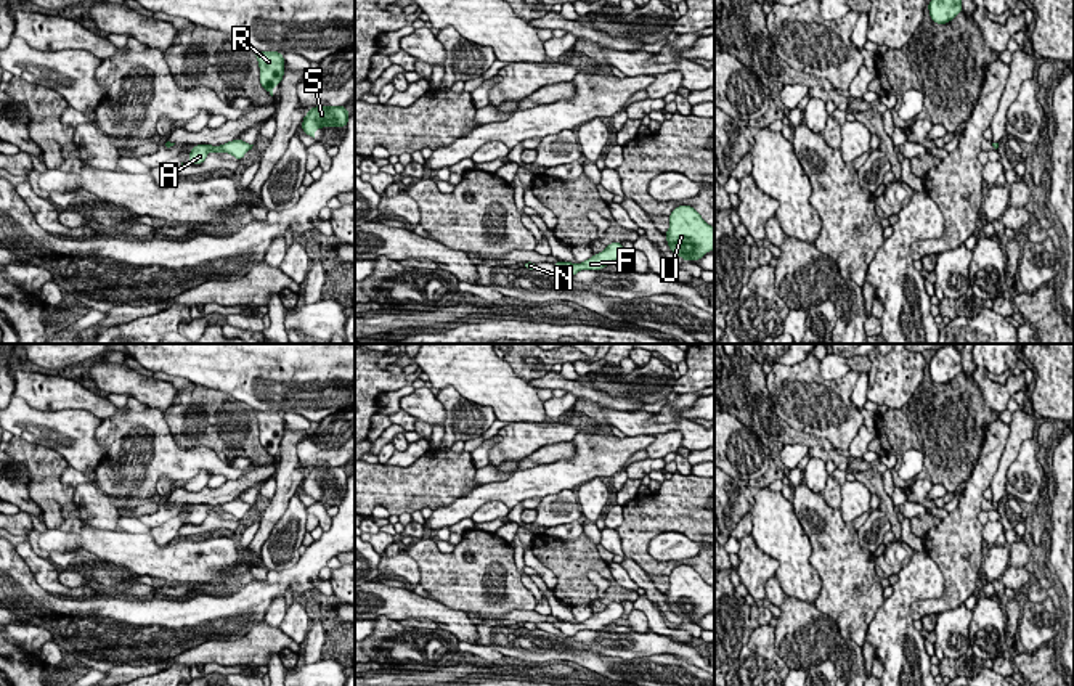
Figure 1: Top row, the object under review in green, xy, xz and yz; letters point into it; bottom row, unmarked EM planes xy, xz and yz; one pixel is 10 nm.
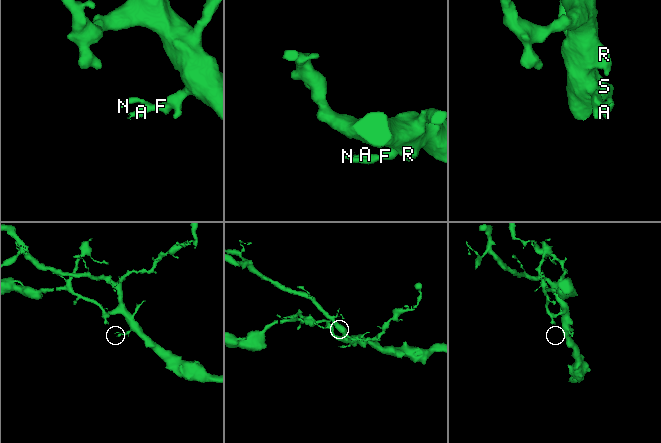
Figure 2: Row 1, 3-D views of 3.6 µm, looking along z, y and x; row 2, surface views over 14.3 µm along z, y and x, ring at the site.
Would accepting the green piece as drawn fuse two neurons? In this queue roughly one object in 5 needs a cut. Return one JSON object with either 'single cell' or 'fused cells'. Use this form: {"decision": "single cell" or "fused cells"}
{"decision": "single cell"}

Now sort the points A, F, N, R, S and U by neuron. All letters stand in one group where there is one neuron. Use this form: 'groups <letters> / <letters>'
groups A F N R S U

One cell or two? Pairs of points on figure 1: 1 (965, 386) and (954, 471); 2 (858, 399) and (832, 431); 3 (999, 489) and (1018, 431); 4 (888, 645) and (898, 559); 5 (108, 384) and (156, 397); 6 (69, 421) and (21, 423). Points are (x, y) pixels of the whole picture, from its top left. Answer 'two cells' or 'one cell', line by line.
1: one cell
2: two cells
3: one cell
4: two cells
5: one cell
6: one cell

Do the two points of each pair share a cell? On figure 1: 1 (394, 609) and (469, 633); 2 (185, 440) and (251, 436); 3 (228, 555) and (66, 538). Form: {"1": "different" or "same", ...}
{"1": "same", "2": "same", "3": "same"}

